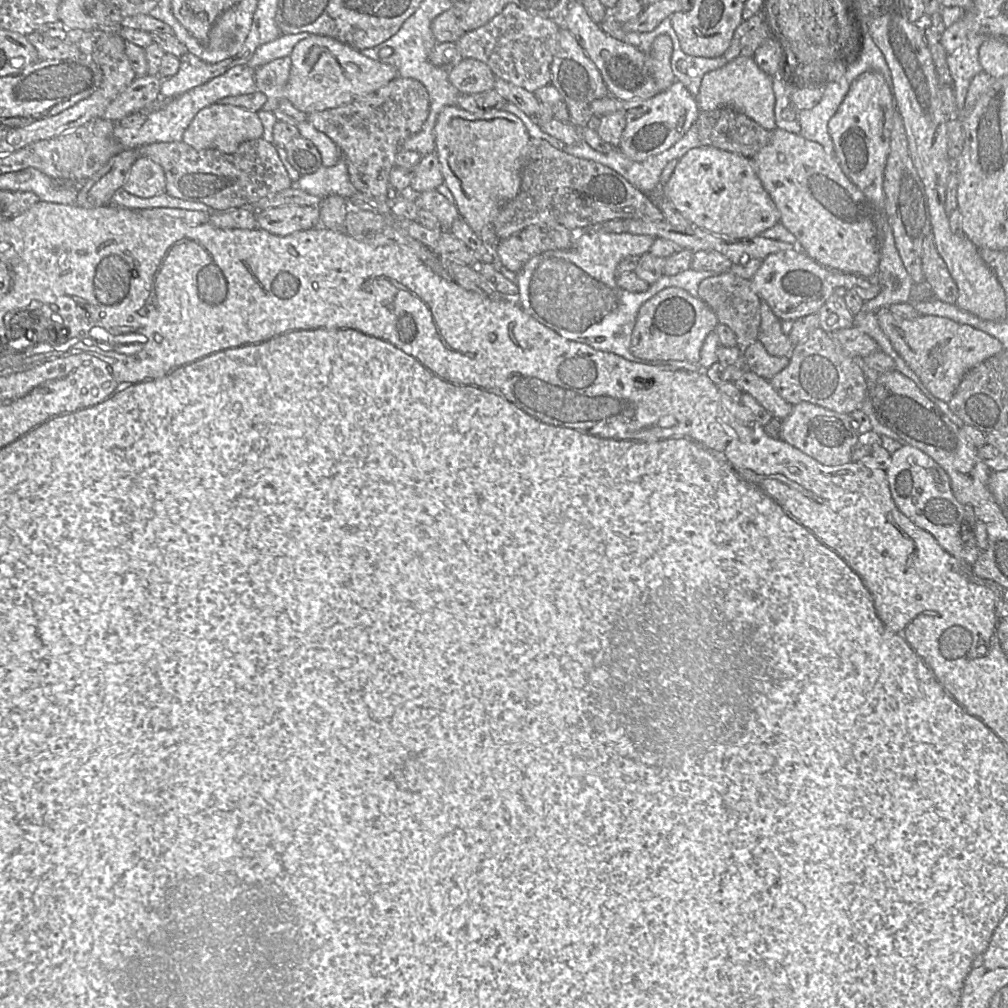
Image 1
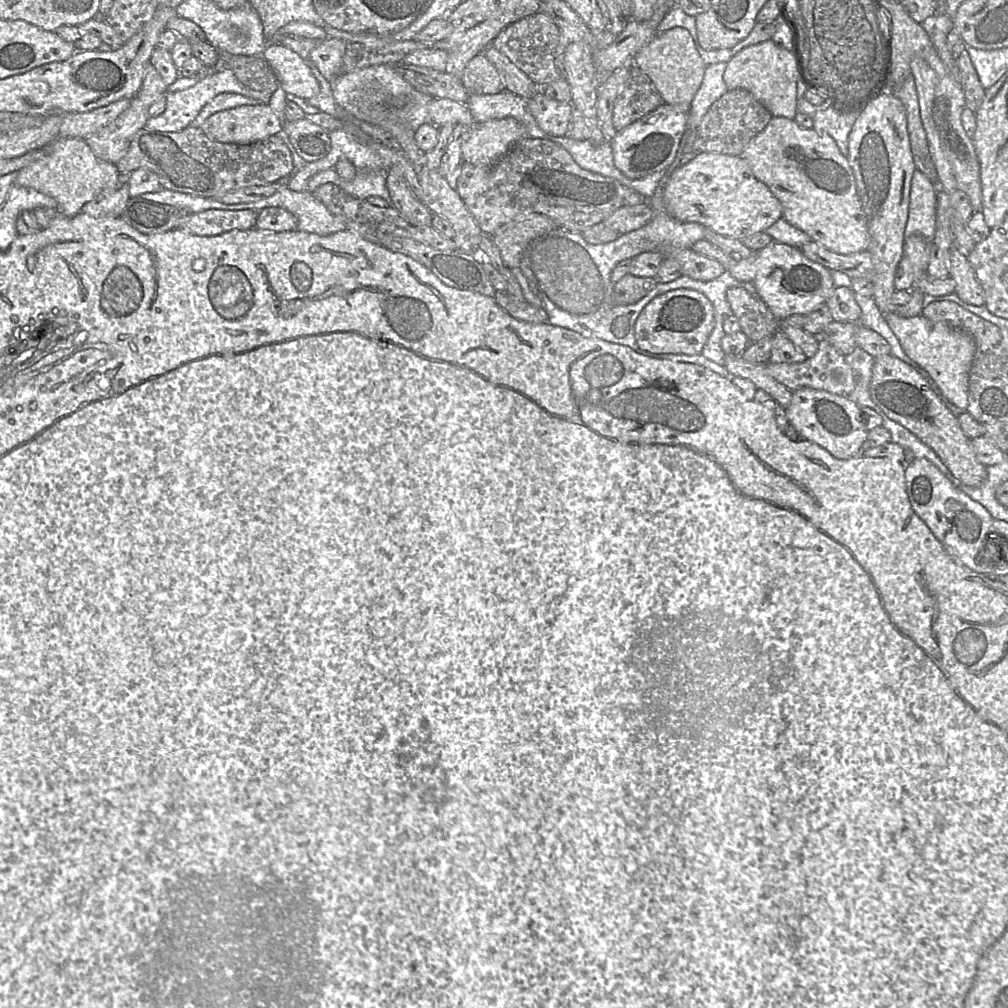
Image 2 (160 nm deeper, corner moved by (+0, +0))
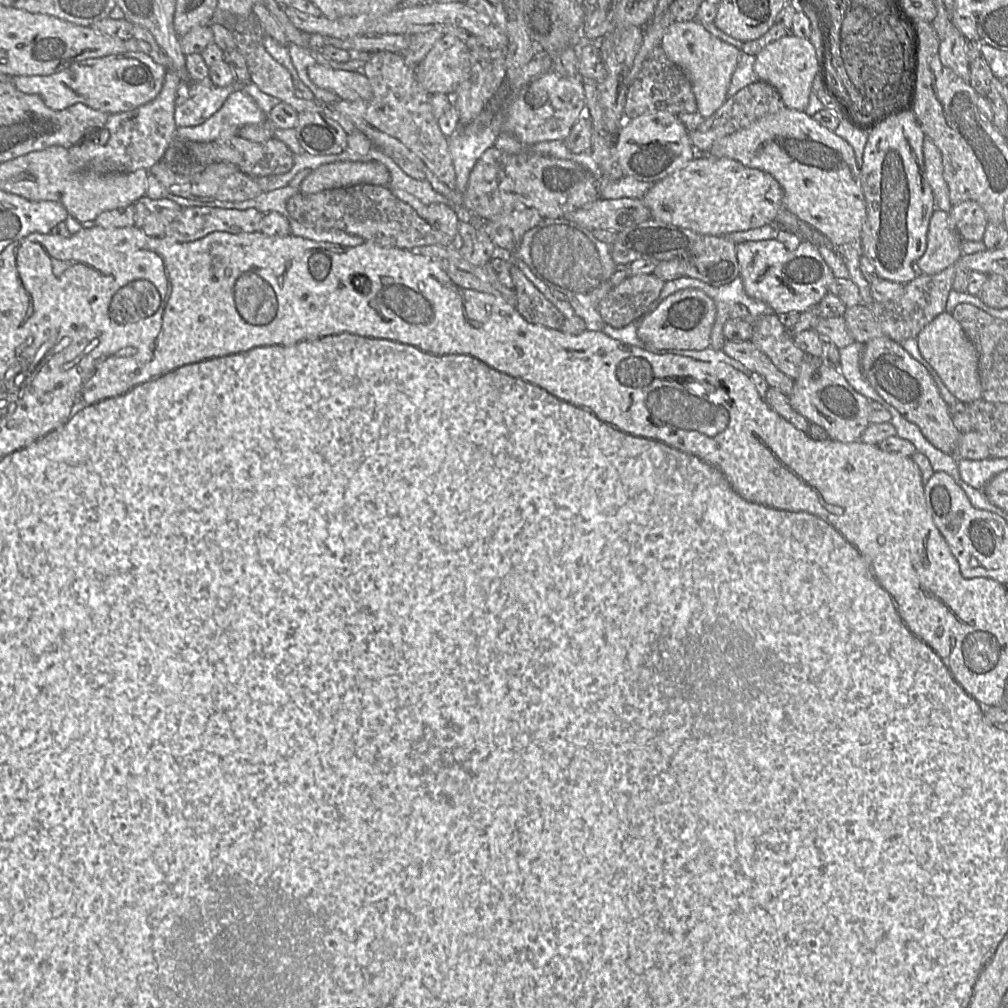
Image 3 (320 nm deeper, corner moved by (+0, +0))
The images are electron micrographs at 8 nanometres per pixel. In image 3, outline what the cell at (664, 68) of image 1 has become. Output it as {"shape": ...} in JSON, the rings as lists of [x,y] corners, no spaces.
{"shape":[[[696,20],[674,21],[666,29],[660,46],[667,58],[687,75],[695,95],[697,112],[704,118],[713,115],[728,98],[728,88],[742,51],[713,36]]]}

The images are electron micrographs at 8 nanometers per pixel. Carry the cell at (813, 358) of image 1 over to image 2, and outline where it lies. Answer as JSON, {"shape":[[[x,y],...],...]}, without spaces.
{"shape":[[[819,337],[817,352],[799,363],[765,363],[766,372],[790,391],[803,387],[824,390],[836,395],[848,397],[856,386],[853,369],[845,360],[845,355],[838,352],[826,339]]]}

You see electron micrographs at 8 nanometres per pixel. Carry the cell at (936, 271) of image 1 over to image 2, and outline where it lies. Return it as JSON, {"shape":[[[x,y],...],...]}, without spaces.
{"shape":[[[954,246],[950,249],[949,277],[954,279],[956,283],[954,293],[961,300],[975,306],[985,304],[985,293],[974,268],[967,261],[966,256],[962,255]]]}

